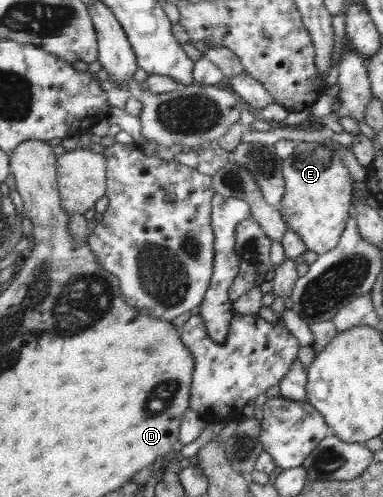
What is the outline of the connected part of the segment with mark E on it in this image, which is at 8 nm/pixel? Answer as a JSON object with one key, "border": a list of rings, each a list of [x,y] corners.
{"border":[[[299,142],[294,153],[283,160],[285,195],[279,211],[288,228],[296,231],[308,251],[319,256],[335,249],[353,207],[355,179],[342,162],[344,147],[328,142]]]}

